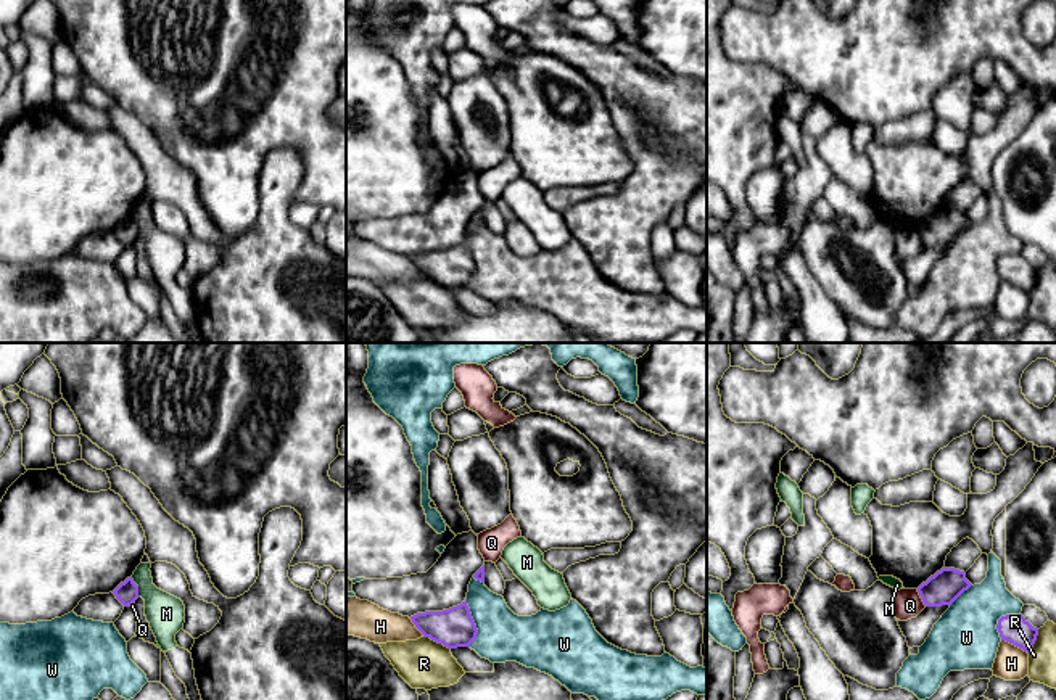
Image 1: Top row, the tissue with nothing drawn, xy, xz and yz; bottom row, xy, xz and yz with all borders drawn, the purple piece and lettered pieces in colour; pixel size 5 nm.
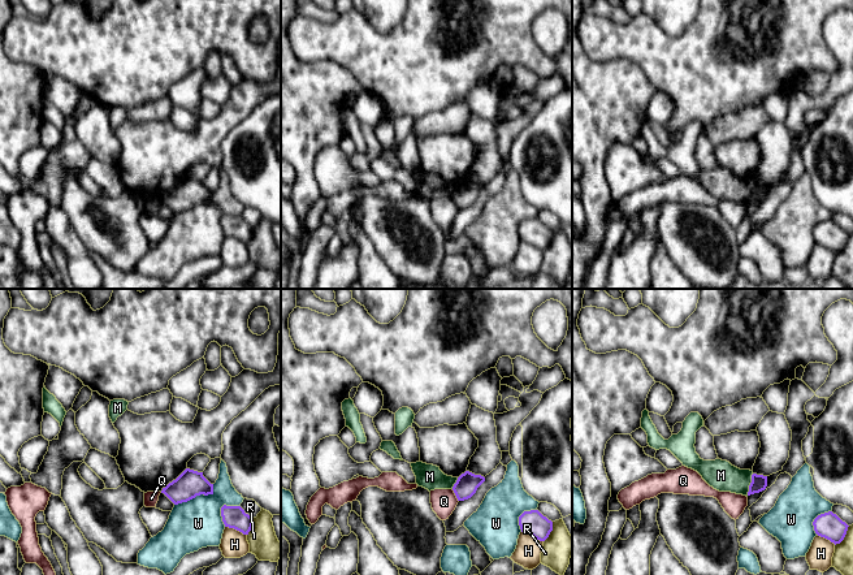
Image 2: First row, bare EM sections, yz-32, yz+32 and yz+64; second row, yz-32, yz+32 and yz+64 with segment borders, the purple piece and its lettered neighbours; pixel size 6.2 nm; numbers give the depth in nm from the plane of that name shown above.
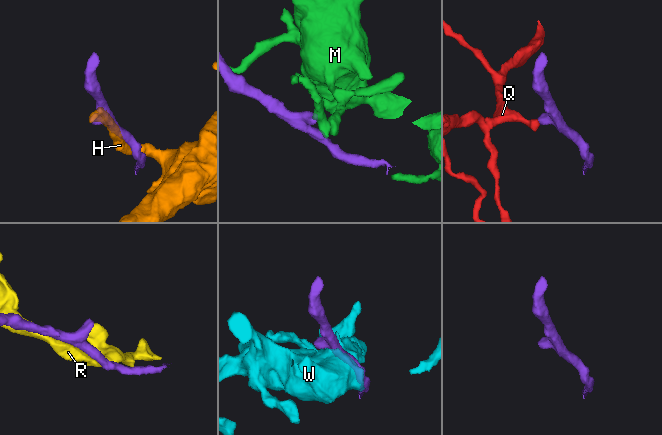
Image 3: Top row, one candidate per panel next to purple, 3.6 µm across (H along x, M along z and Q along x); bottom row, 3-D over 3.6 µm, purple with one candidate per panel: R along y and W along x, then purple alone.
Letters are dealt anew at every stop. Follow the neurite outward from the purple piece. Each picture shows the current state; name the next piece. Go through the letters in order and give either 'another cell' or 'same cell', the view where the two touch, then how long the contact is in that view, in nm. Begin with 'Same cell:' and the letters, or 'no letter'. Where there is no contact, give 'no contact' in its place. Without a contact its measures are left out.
Same cell: no letter
H: another cell; meets purple in yz; contact 150 nm long
M: another cell; meets purple in xy; contact 110 nm long
Q: another cell; meets purple in yz; contact 100 nm long
R: another cell; meets purple in xz; contact 150 nm long
W: another cell; meets purple in xz; contact 240 nm long

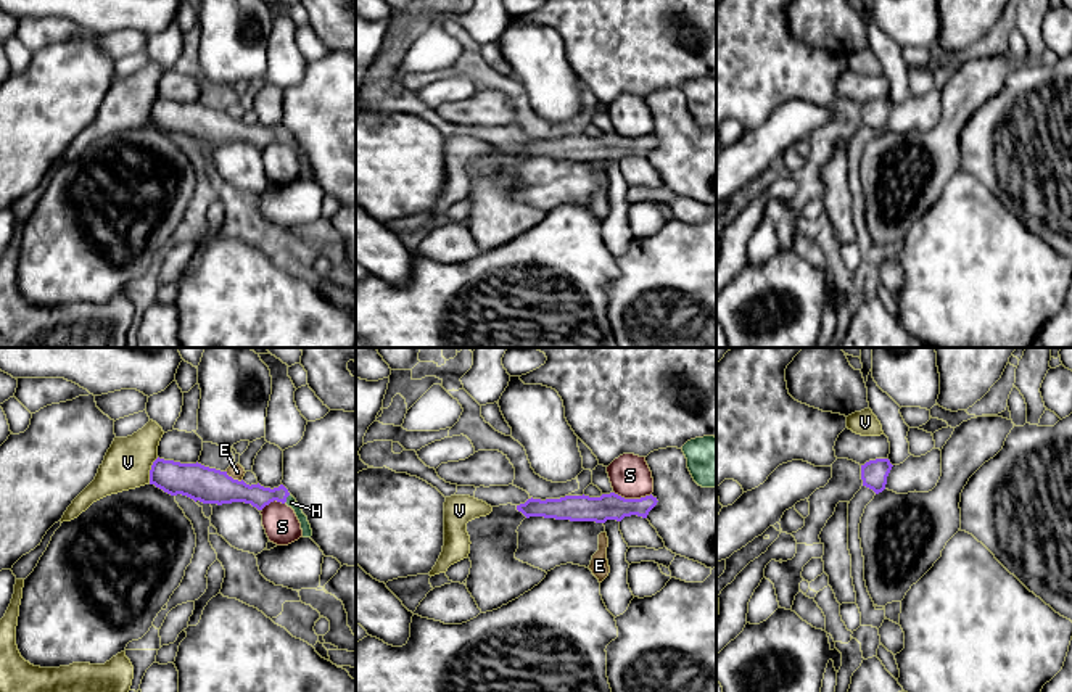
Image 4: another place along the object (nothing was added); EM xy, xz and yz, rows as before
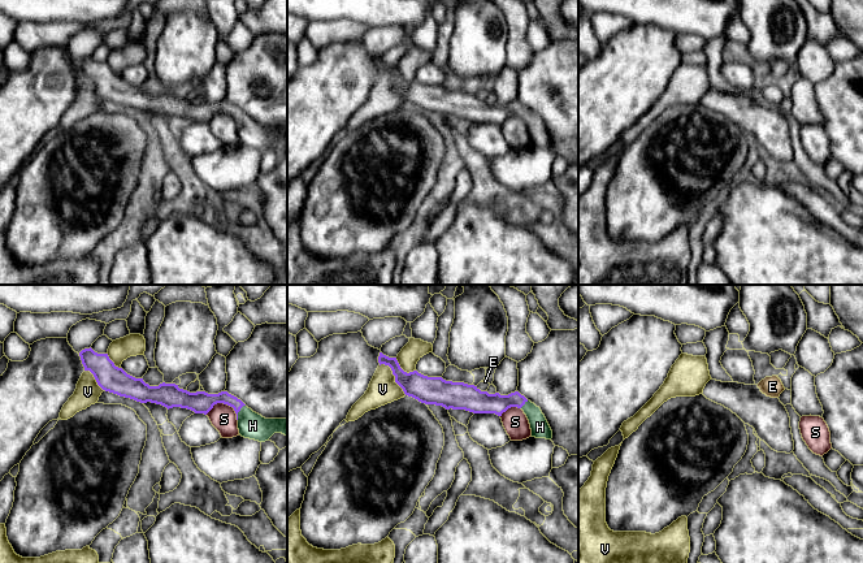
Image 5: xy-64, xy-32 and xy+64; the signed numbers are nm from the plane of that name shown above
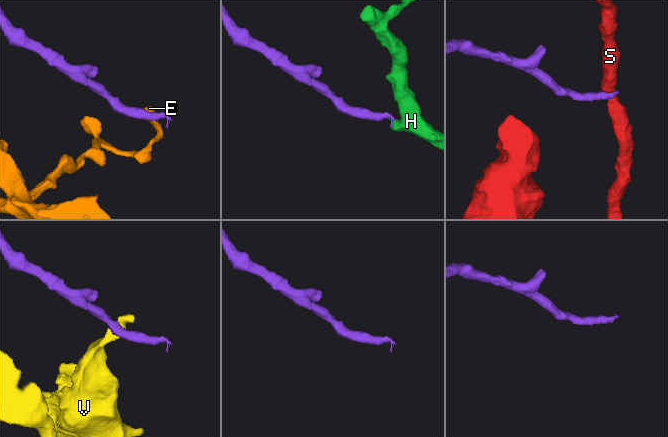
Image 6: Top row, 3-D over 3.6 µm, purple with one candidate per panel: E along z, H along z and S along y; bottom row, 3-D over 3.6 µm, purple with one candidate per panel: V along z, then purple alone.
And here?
Same cell: H
E: another cell; meets purple in xy; contact 100 nm long
H: same cell; meets purple in xy; contact 60 nm long
S: another cell; meets purple in xz; contact 190 nm long
V: another cell; meets purple in xy; contact 140 nm long

